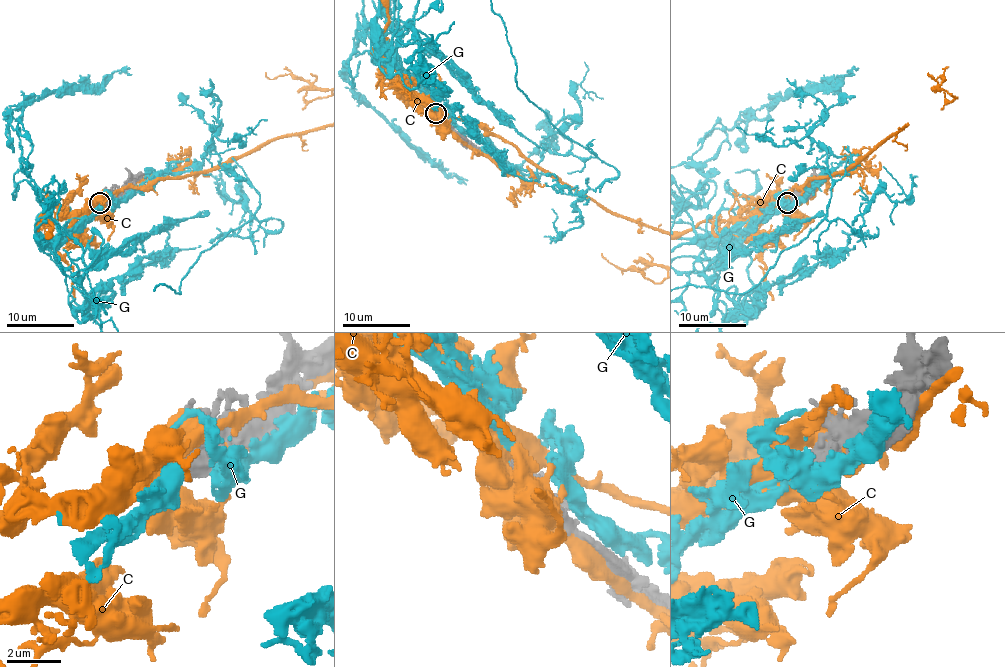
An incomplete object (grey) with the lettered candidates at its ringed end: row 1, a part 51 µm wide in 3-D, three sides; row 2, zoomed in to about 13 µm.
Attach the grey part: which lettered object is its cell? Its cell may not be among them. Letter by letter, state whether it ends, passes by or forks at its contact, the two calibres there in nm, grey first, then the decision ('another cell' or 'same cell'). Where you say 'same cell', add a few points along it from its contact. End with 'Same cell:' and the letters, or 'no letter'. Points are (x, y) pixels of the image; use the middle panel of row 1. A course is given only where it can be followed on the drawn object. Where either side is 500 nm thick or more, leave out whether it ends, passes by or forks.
C: 550 nm thick on the grey side, 800 nm on the other; another cell
G: 600 nm thick on the grey side, 260 nm on the other; same cell
Same cell: G

